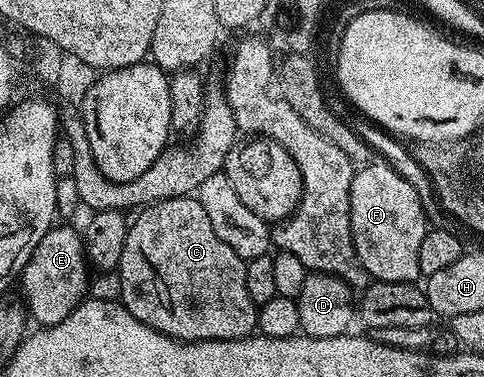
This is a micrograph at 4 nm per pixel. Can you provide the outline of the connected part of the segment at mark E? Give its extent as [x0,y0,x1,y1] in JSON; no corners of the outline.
[20,224,92,328]

